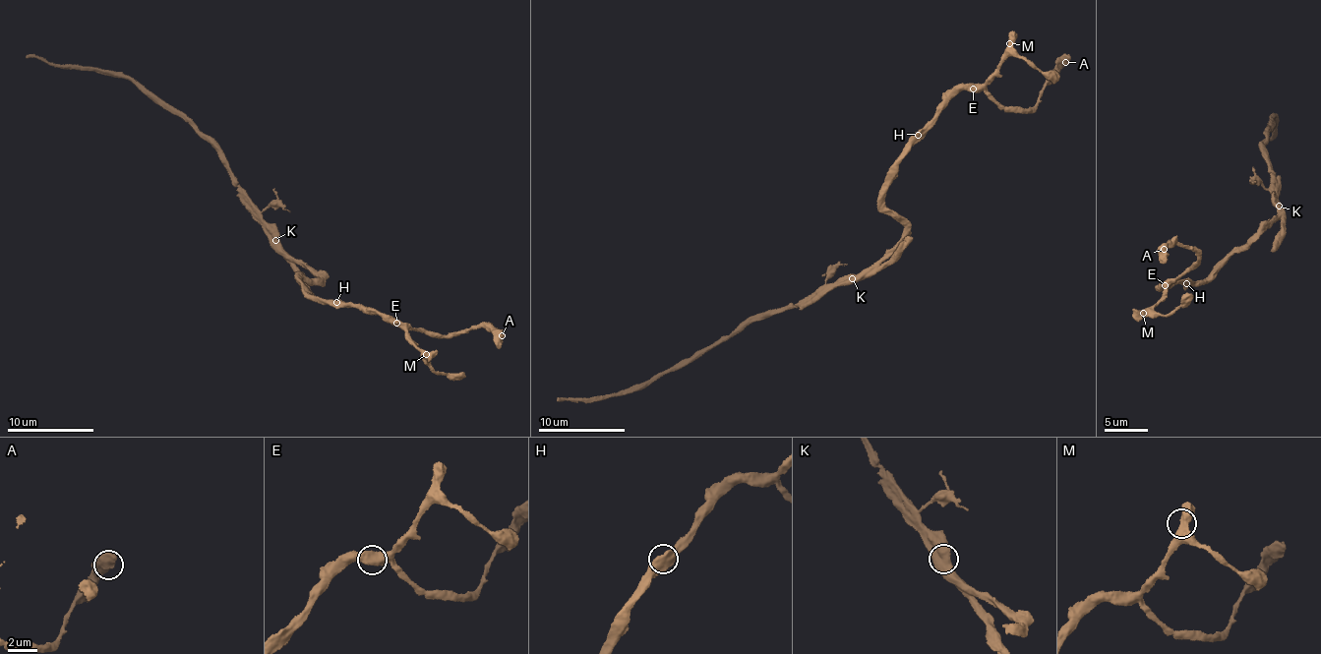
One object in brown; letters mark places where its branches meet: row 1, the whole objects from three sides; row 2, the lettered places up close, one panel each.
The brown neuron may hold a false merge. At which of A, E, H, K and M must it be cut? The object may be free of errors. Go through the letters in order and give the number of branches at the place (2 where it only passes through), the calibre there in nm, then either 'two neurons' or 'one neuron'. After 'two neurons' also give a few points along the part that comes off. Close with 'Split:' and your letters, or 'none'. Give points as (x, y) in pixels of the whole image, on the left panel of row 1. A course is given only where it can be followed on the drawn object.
A: 2 branches meet; 600 nm thick; one neuron
E: 2 branches meet; 600 nm thick; one neuron
H: 2 branches meet; 650 nm thick; one neuron
K: 2 branches meet; 700 nm thick; two neurons; foreign part runs (275, 240), (302, 280), (302, 291), (314, 300)
M: 2 branches meet; 600 nm thick; one neuron
Split: K

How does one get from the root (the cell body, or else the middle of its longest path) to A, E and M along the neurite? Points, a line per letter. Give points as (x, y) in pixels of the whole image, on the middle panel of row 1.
A: (879, 259), (905, 231), (882, 202), (896, 159), (935, 112), (968, 89), (1027, 111), (1065, 62)
E: (879, 259), (905, 231), (900, 220), (887, 214), (882, 202), (896, 159), (935, 112), (963, 89), (973, 89)
M: (879, 259), (905, 231), (882, 202), (896, 159), (935, 112), (991, 76), (1009, 43)

